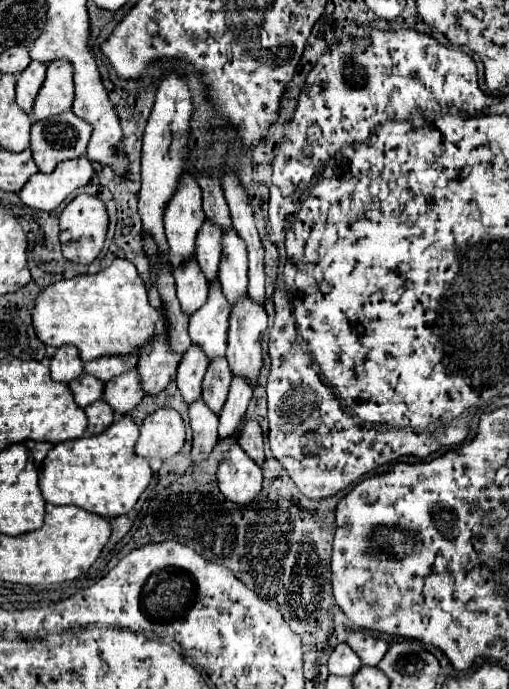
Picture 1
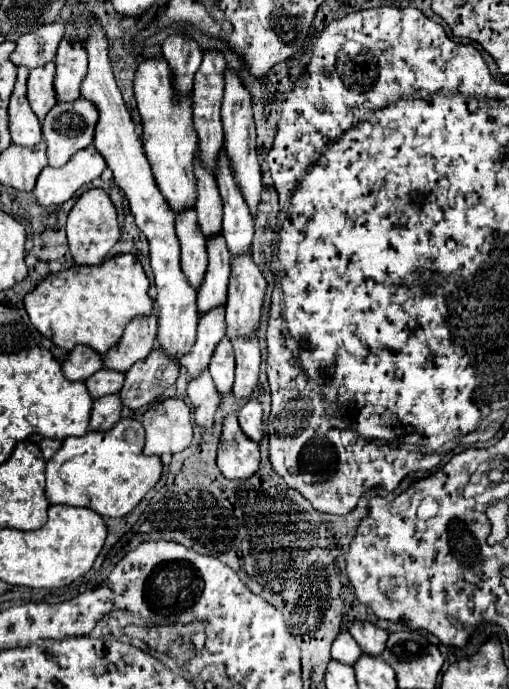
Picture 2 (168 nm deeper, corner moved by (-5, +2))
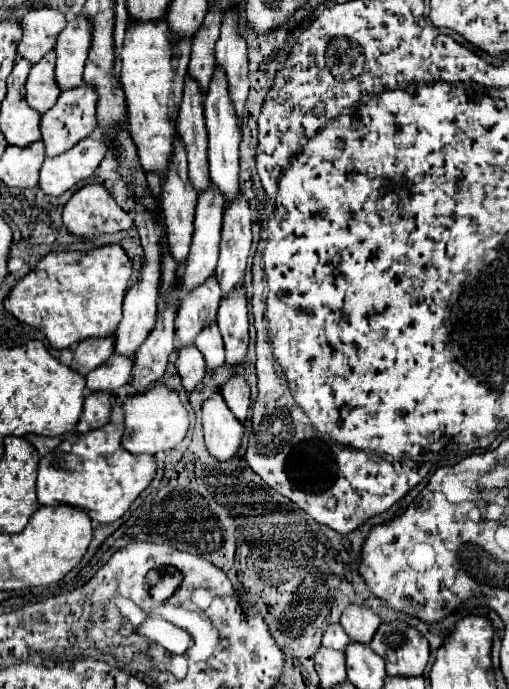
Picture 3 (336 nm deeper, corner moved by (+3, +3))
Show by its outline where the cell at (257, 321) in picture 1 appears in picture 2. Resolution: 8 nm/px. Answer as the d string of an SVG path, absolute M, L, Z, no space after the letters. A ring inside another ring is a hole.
M240 256L232 262L226 304L226 336L244 338L258 332L262 320L266 280L252 256Z

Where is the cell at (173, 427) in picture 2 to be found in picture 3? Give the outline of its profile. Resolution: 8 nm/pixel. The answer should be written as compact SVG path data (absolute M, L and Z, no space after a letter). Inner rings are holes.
M158 383L146 391L126 397L122 401L122 409L124 409L124 427L126 427L122 435L122 447L128 449L130 453L154 455L158 451L168 451L184 439L190 425L186 405L180 401L178 393L164 383Z

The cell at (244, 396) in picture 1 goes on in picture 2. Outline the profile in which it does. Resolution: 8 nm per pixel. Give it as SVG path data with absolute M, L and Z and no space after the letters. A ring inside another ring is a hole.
M234 338L232 340L236 354L236 382L234 382L234 398L248 400L254 388L258 386L258 370L260 370L260 348L258 338Z

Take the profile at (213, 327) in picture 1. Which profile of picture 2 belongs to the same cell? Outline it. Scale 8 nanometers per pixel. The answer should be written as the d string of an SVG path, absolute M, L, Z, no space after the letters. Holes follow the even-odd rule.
M222 236L208 242L208 270L198 290L198 314L224 306L228 298L228 276L230 276L230 254Z

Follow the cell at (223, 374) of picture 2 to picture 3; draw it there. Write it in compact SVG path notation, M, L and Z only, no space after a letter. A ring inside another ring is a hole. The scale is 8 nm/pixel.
M212 321L208 327L204 327L204 331L200 331L200 335L196 337L194 343L202 351L208 369L214 371L220 365L224 365L224 341L216 327L216 321Z

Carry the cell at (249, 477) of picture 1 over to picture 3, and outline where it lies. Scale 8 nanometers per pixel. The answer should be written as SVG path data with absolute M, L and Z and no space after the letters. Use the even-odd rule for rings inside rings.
M214 393L202 403L202 423L204 439L212 457L216 457L218 461L232 459L240 447L244 427L232 415L220 393Z

